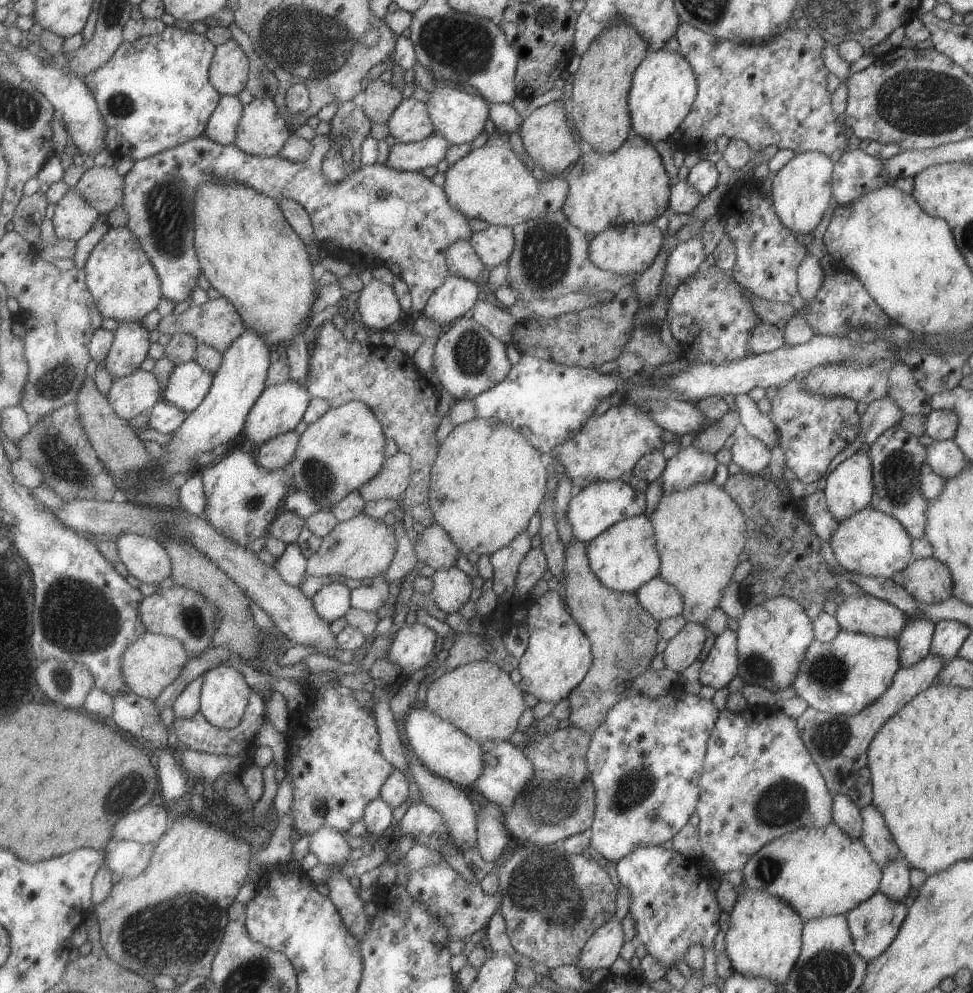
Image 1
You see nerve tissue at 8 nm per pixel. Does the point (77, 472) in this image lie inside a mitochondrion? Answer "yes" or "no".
yes

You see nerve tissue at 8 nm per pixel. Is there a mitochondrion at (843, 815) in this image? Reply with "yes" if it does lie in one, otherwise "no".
no

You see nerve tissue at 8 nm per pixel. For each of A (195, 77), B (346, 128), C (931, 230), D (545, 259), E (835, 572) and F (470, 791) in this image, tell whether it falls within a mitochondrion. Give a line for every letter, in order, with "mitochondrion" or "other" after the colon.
A: other
B: other
C: other
D: mitochondrion
E: other
F: other

